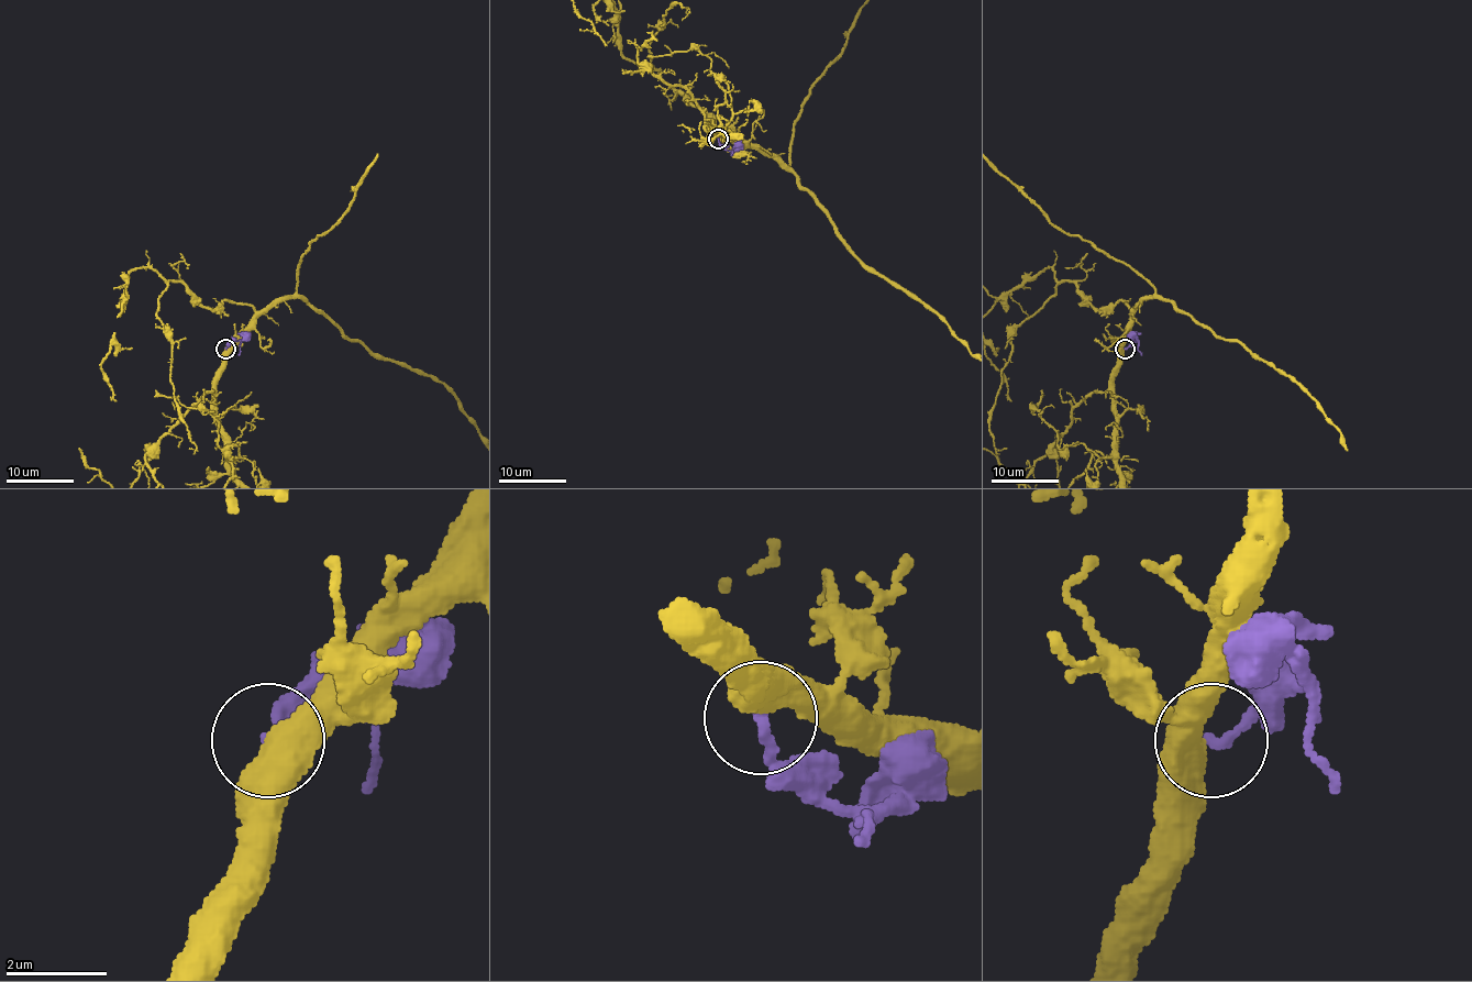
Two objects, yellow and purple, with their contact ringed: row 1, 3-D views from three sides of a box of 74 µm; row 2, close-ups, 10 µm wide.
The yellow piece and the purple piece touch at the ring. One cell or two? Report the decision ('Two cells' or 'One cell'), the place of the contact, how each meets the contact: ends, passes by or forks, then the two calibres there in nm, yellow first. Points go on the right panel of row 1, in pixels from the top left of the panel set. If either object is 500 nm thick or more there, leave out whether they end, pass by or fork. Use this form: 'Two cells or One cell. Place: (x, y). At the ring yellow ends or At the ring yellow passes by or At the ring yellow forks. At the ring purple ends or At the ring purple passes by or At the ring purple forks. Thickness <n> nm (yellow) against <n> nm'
Two cells. Place: (1125, 349). Thickness 500 nm (yellow) against 220 nm

